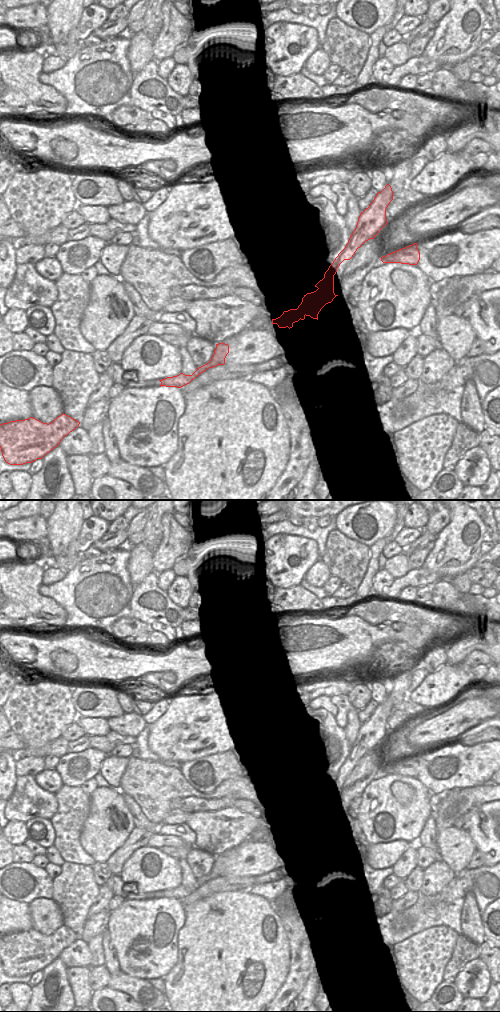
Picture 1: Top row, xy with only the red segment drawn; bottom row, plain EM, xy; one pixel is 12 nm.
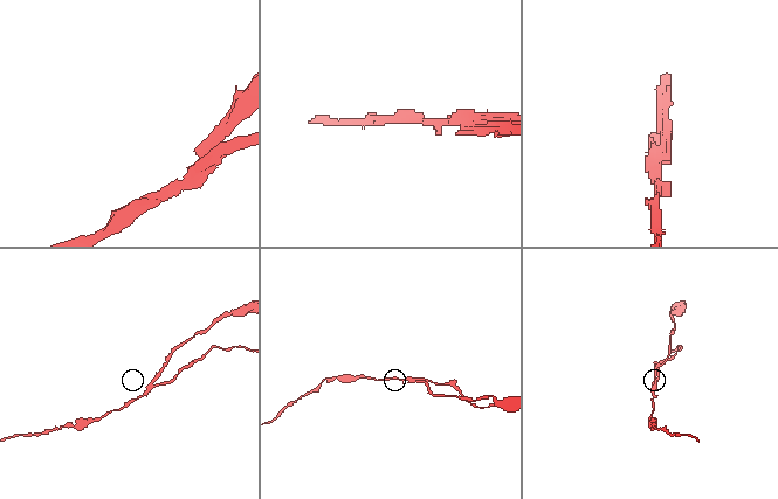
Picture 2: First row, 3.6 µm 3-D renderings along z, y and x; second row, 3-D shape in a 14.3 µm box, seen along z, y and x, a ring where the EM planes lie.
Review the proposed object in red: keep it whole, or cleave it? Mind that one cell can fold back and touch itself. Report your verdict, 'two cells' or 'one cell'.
two cells

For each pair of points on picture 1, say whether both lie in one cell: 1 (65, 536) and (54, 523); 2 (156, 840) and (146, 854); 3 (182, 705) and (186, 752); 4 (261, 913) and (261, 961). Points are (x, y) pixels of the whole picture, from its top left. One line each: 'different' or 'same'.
1: same
2: different
3: same
4: same

